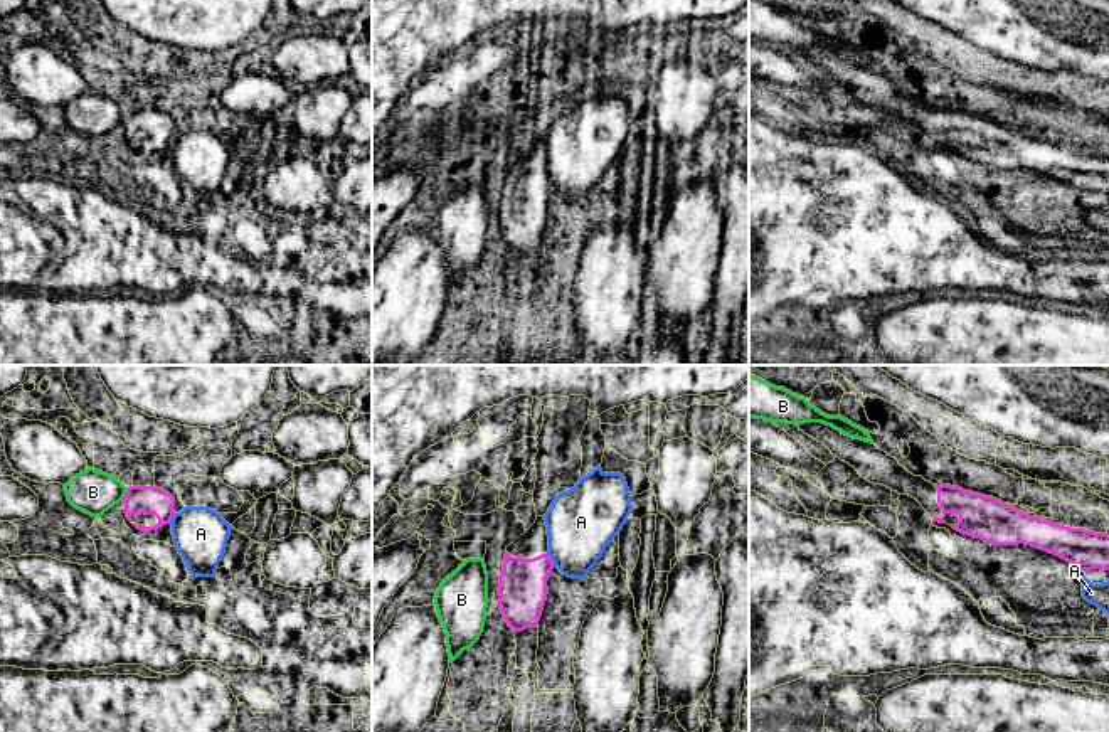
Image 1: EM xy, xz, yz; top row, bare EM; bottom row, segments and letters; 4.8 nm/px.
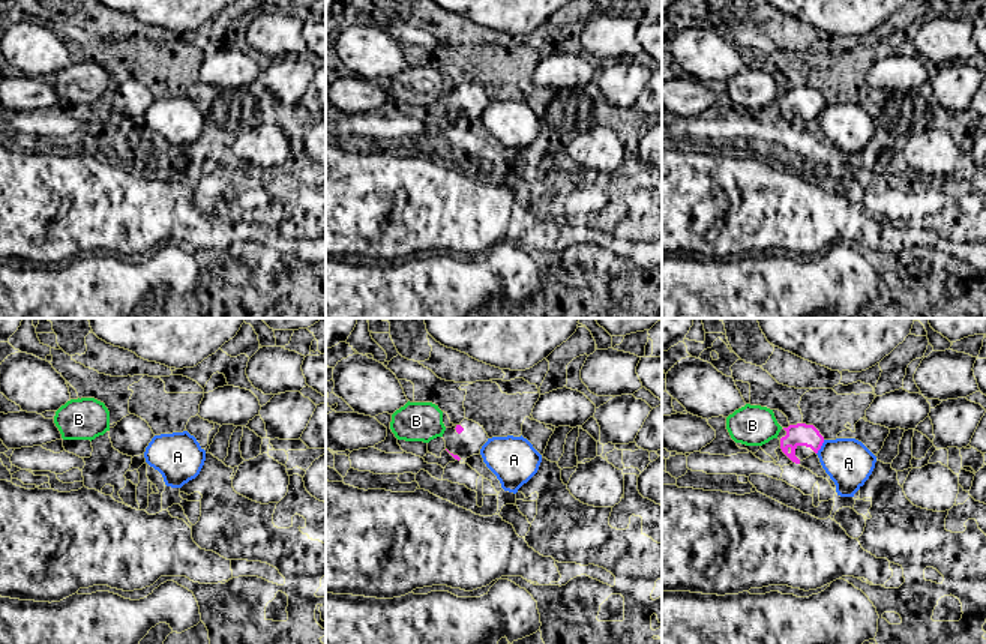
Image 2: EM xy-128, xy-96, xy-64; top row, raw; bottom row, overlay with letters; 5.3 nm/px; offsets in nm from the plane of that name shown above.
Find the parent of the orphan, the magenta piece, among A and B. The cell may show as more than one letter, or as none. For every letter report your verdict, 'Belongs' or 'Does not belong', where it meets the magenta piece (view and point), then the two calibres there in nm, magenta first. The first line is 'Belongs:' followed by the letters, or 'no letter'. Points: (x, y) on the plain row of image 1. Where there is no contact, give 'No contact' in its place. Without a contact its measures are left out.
Belongs: no letter
A: Does not belong. Touches magenta at xz (551, 182). Thickness 220 nm (magenta) against 340 nm
B: Does not belong. Touches magenta at xy (127, 116). Thickness 140 nm (magenta) against 220 nm

